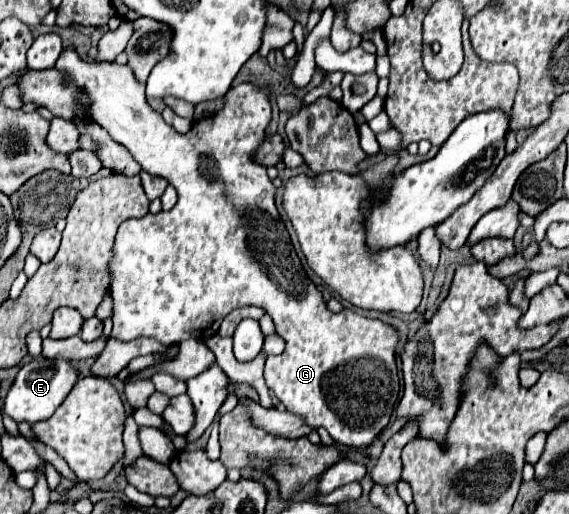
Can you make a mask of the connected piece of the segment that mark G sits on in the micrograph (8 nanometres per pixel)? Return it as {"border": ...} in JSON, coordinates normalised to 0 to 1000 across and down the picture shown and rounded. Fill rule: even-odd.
{"border":[[[130,93],[105,105],[98,132],[112,136],[137,171],[158,187],[158,226],[190,253],[207,280],[225,288],[250,331],[295,350],[313,374],[313,393],[299,412],[232,424],[207,444],[193,510],[193,572],[200,584],[197,658],[228,665],[243,654],[264,654],[285,669],[316,669],[327,658],[362,665],[383,646],[383,626],[401,607],[418,595],[453,595],[478,619],[485,650],[503,665],[496,693],[471,693],[467,700],[464,735],[471,755],[506,802],[531,809],[545,833],[573,833],[591,864],[612,872],[650,868],[682,825],[699,782],[703,747],[692,696],[699,646],[668,623],[629,615],[619,603],[583,611],[573,599],[566,572],[538,537],[503,440],[482,401],[485,366],[471,346],[467,327],[439,311],[453,280],[460,280],[464,253],[478,230],[471,175],[457,175],[443,163],[404,171],[394,187],[397,202],[383,222],[348,233],[330,261],[313,261],[260,206],[253,163],[236,148],[232,132],[204,121],[155,125]]]}

